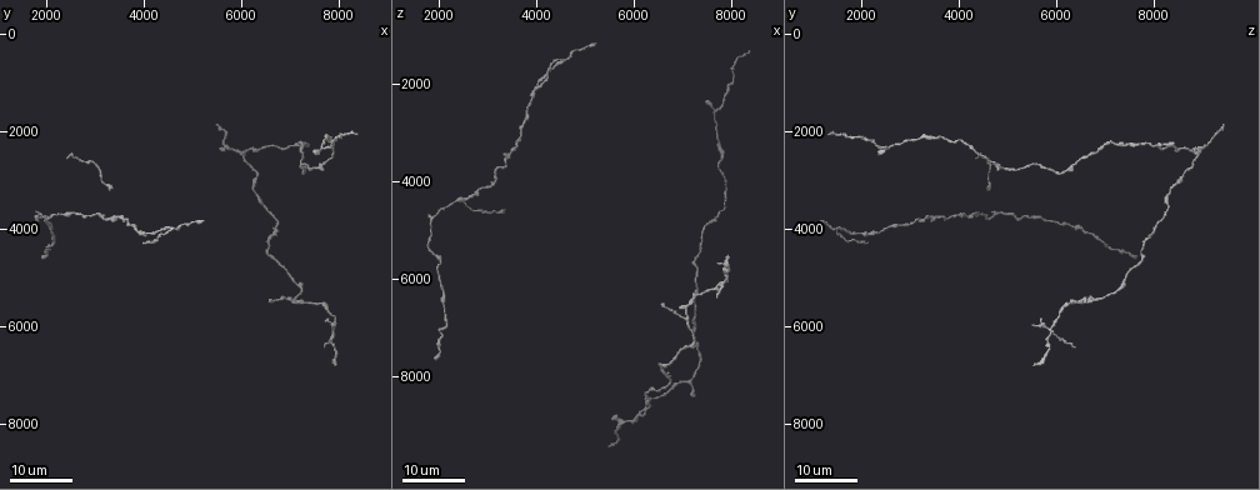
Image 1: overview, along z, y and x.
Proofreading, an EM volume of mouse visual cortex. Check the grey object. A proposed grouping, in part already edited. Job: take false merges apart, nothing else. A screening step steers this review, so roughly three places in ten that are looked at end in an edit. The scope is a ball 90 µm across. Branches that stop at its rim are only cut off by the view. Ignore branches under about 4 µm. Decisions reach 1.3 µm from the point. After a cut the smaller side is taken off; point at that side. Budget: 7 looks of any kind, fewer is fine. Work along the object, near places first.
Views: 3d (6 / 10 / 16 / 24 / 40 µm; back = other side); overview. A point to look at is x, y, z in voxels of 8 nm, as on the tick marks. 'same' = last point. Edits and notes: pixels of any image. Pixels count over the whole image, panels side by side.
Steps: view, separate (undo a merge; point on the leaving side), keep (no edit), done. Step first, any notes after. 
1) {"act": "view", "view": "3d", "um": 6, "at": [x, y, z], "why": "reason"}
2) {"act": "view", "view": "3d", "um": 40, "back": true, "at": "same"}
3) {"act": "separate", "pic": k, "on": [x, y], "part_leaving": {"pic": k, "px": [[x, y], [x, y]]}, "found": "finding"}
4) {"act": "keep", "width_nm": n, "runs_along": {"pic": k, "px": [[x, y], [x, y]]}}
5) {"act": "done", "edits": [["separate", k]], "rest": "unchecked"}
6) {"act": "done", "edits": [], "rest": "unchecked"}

{"act": "view", "view": "3d", "um": 24, "at": [4500, 3950, 1500]}

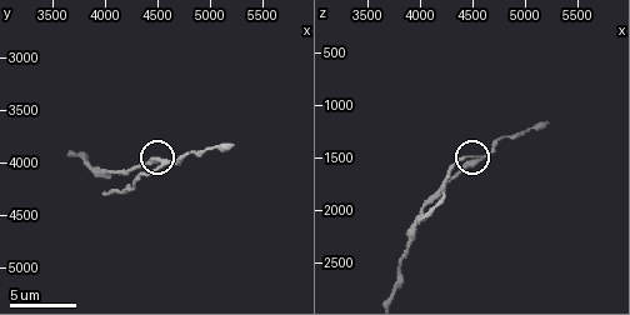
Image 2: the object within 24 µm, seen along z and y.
{"act": "view", "view": "3d", "um": 6, "at": [4560, 3980, 1520]}

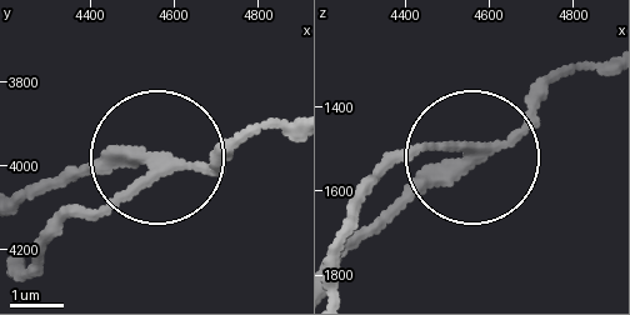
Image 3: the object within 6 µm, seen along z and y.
{"act": "separate", "pic": 3, "on": [103, 214], "arms": 3, "part_leaving": {"pic": 3, "px": [[161, 170], [59, 224], [23, 273]]}, "found": "two neurons meet here"}

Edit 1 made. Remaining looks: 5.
{"act": "view", "view": "3d", "um": 16, "at": [7700, 2350, 2550], "why": "branch point"}

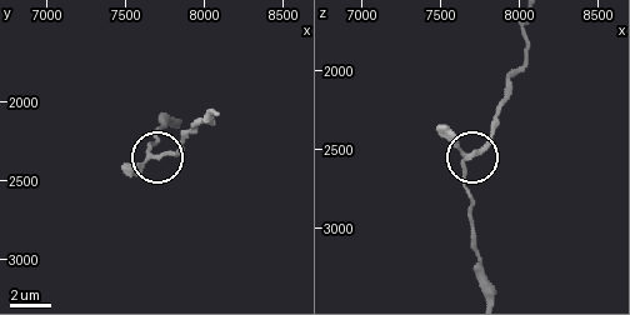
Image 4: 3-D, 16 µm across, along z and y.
{"act": "view", "view": "3d", "um": 6, "at": [7680, 2360, 2540], "why": "zoom in"}

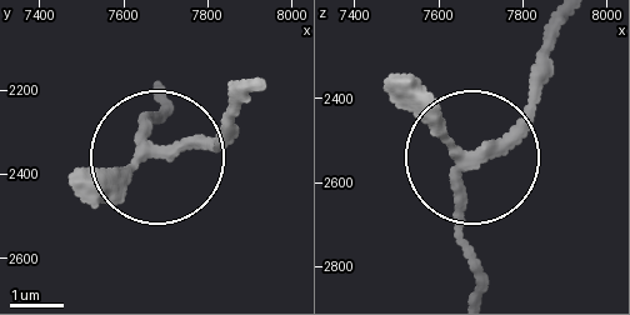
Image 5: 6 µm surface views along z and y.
{"act": "keep", "arms": 3, "runs_along": {"pic": 5, "px": [[160, 98], [146, 124], [160, 146], [214, 151], [235, 129]]}, "found": "all the same neuron"}

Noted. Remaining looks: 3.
{"act": "view", "view": "3d", "um": 24, "at": [7900, 6050, 5850], "why": "four or more arms meet"}

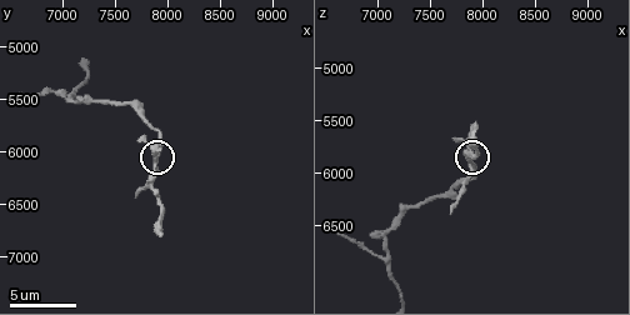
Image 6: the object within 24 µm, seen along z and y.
{"act": "view", "view": "3d", "um": 10, "at": "same"}

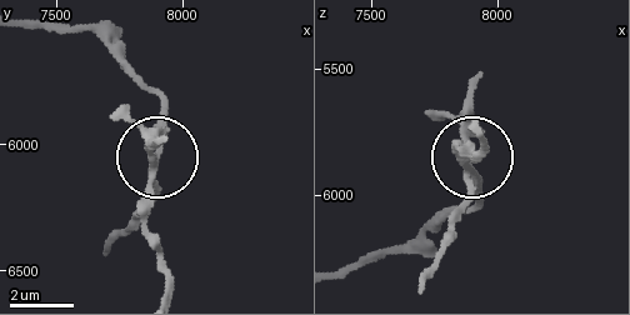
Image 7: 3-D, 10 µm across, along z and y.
{"act": "separate", "pic": 7, "on": [154, 136], "arms": 4, "part_leaving": {"pic": 7, "px": [[466, 169], [464, 199], [421, 293]]}, "found": "a second neuron is stuck on"}

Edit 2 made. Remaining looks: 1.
{"act": "done", "edits": [["separate", 3], ["separate", 7]], "rest": "unchecked"}

